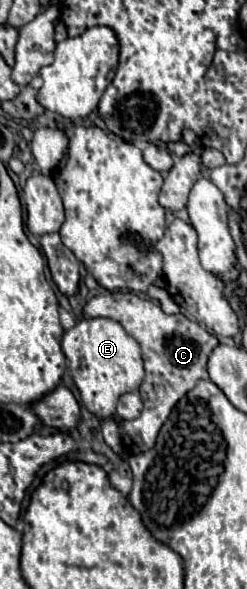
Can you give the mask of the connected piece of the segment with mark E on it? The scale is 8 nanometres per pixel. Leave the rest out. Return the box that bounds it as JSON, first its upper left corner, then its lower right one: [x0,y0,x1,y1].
[61,320,143,418]

